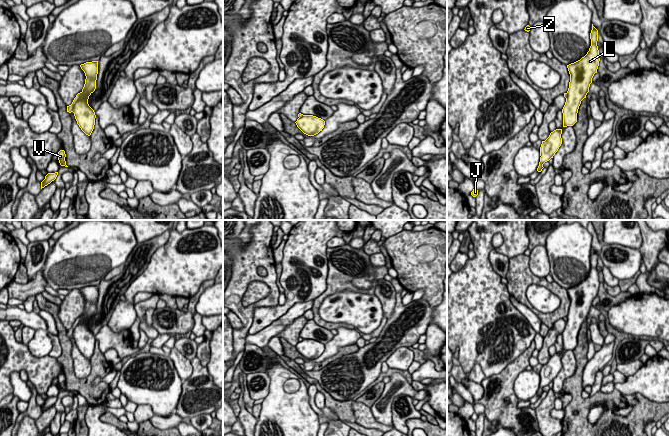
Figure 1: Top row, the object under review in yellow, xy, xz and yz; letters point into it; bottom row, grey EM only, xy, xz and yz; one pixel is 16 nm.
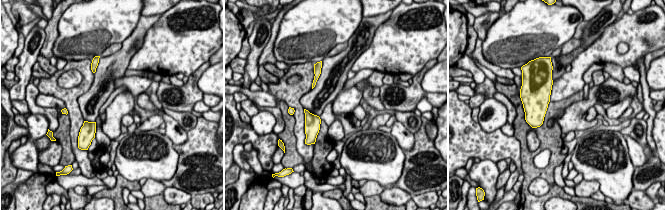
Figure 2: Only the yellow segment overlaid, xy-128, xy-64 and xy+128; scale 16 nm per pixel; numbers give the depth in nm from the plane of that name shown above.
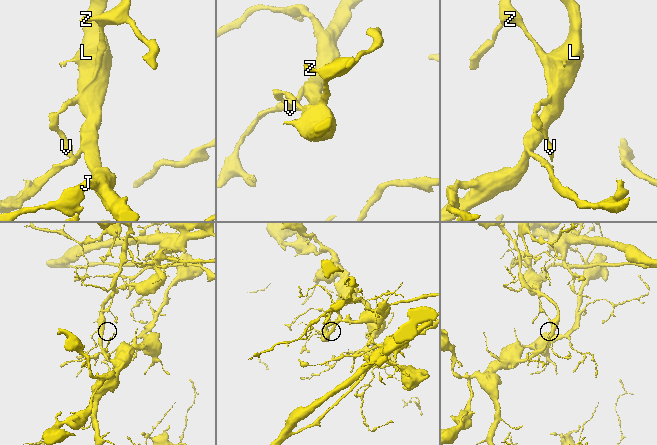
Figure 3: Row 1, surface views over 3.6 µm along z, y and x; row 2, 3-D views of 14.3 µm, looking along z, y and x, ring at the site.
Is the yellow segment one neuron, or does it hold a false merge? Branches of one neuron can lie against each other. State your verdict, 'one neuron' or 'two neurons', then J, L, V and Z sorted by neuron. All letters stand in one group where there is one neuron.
two neurons; J L / V Z

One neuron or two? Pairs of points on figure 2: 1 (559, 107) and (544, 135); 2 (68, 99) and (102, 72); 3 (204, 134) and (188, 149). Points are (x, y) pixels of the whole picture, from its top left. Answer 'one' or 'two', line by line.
1: one
2: two
3: one

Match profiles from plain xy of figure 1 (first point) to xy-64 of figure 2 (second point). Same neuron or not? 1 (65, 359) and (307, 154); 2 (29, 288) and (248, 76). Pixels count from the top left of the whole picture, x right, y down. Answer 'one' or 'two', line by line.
1: two
2: two

